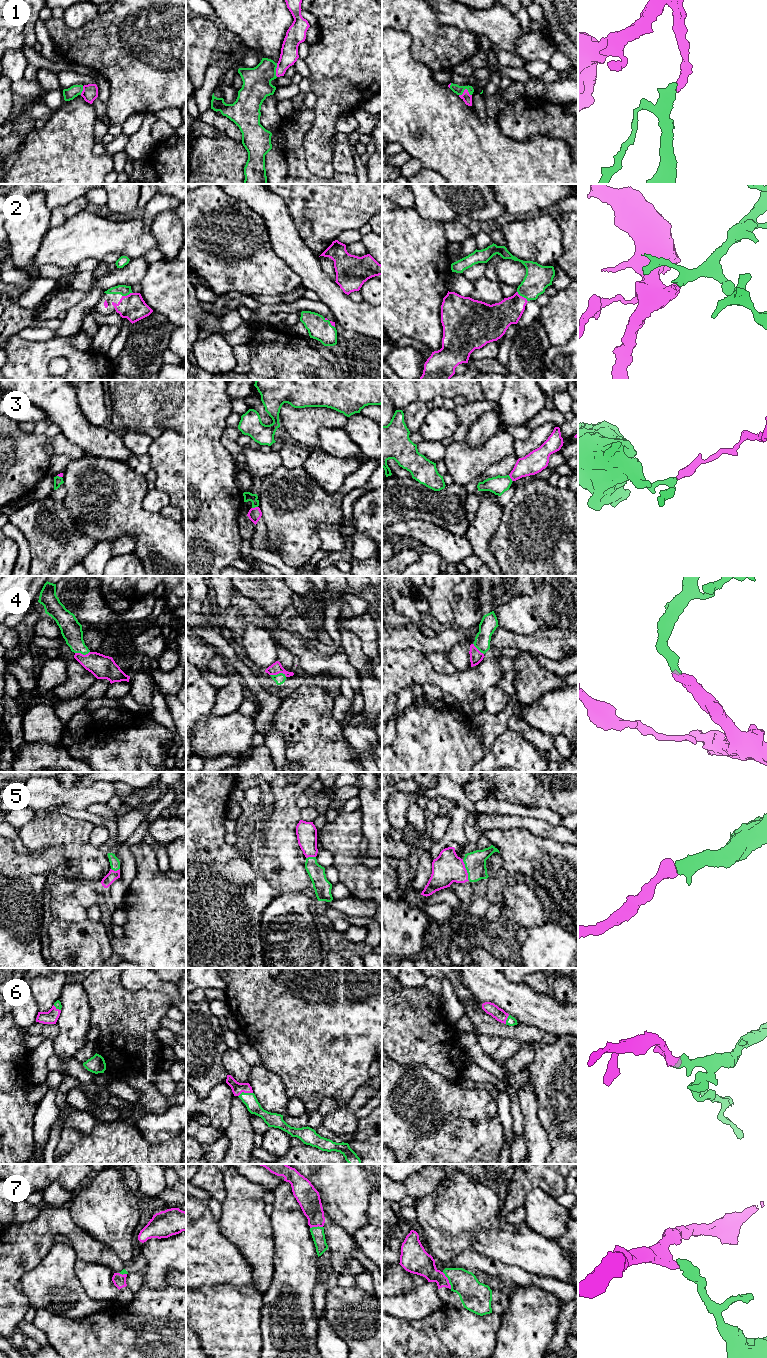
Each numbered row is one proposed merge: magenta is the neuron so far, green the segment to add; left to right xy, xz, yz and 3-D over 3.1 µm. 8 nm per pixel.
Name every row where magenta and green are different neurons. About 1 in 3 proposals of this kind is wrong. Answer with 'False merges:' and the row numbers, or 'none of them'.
False merges: 3

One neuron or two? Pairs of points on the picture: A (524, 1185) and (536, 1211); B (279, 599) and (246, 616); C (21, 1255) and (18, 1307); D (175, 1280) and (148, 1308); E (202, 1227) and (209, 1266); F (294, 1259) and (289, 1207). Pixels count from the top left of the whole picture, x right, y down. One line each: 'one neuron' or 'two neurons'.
A: two neurons
B: two neurons
C: one neuron
D: two neurons
E: one neuron
F: one neuron

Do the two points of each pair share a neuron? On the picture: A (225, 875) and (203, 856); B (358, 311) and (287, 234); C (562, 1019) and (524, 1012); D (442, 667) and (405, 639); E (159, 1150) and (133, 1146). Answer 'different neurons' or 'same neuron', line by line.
A: different neurons
B: same neuron
C: same neuron
D: different neurons
E: same neuron

